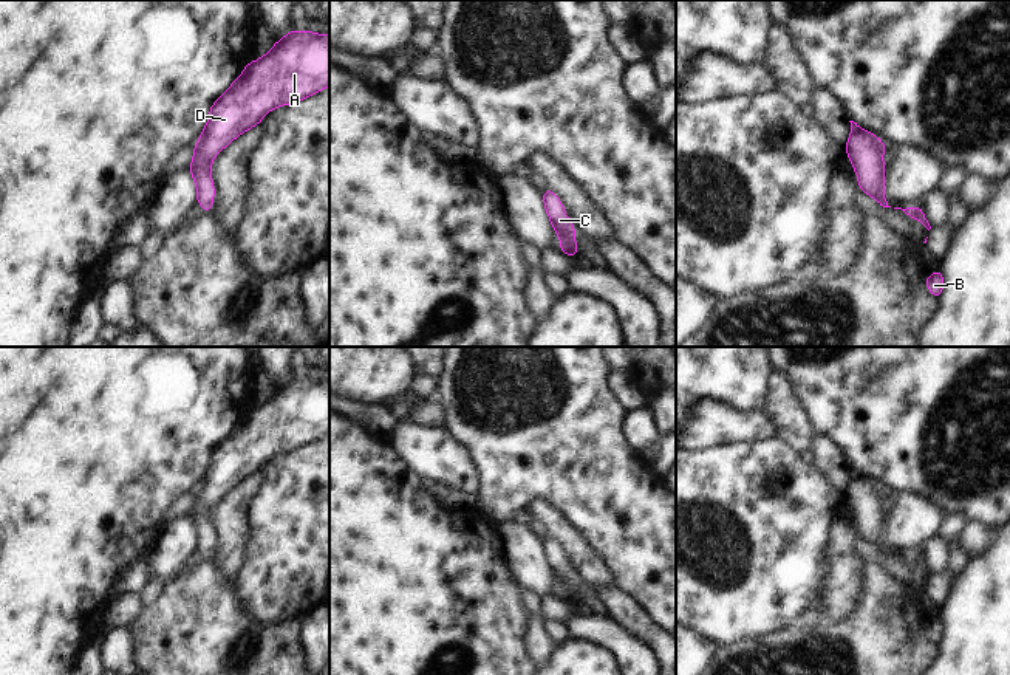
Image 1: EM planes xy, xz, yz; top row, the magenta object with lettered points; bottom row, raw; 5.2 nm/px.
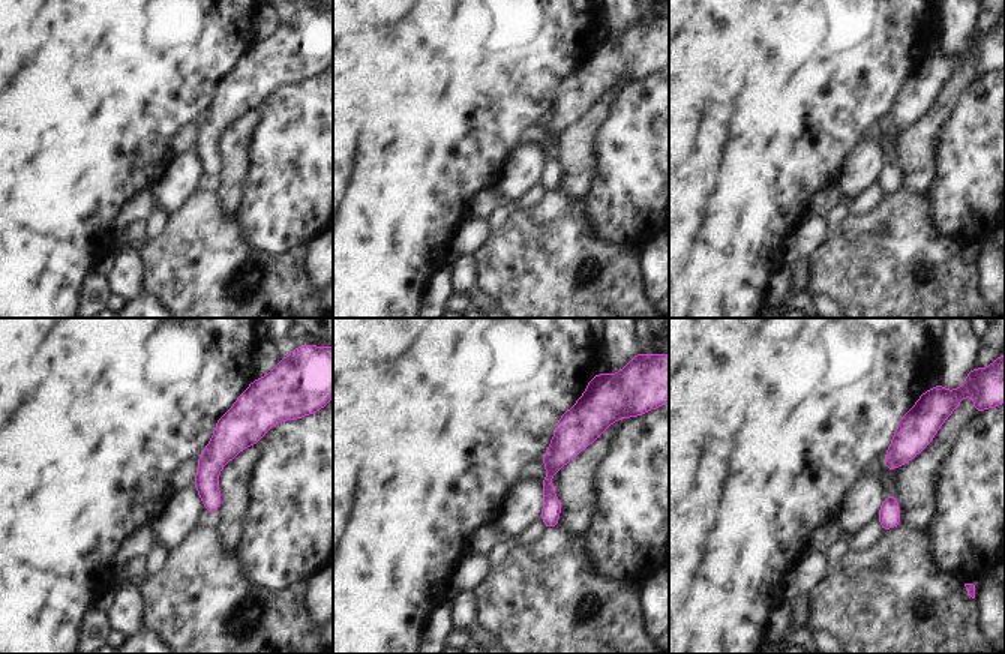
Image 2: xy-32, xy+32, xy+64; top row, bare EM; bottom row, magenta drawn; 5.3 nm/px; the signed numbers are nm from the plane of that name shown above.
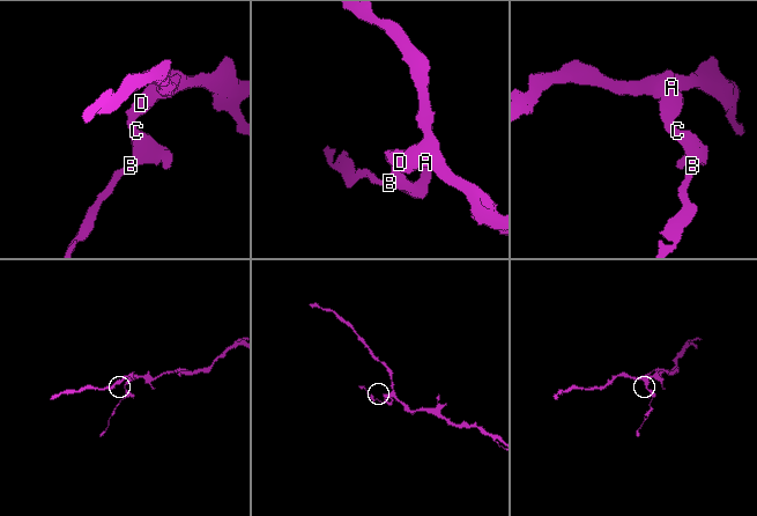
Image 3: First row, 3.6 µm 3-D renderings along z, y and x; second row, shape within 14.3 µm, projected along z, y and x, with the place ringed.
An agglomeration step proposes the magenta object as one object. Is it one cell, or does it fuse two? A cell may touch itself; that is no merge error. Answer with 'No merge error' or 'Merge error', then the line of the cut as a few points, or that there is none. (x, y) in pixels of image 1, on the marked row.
No merge error. No split.

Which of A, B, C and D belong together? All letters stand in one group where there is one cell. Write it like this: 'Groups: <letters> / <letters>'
Groups: A B C D.

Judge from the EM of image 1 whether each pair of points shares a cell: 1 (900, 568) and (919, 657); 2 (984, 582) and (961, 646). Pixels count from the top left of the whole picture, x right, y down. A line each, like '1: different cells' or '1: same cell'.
1: different cells
2: same cell

